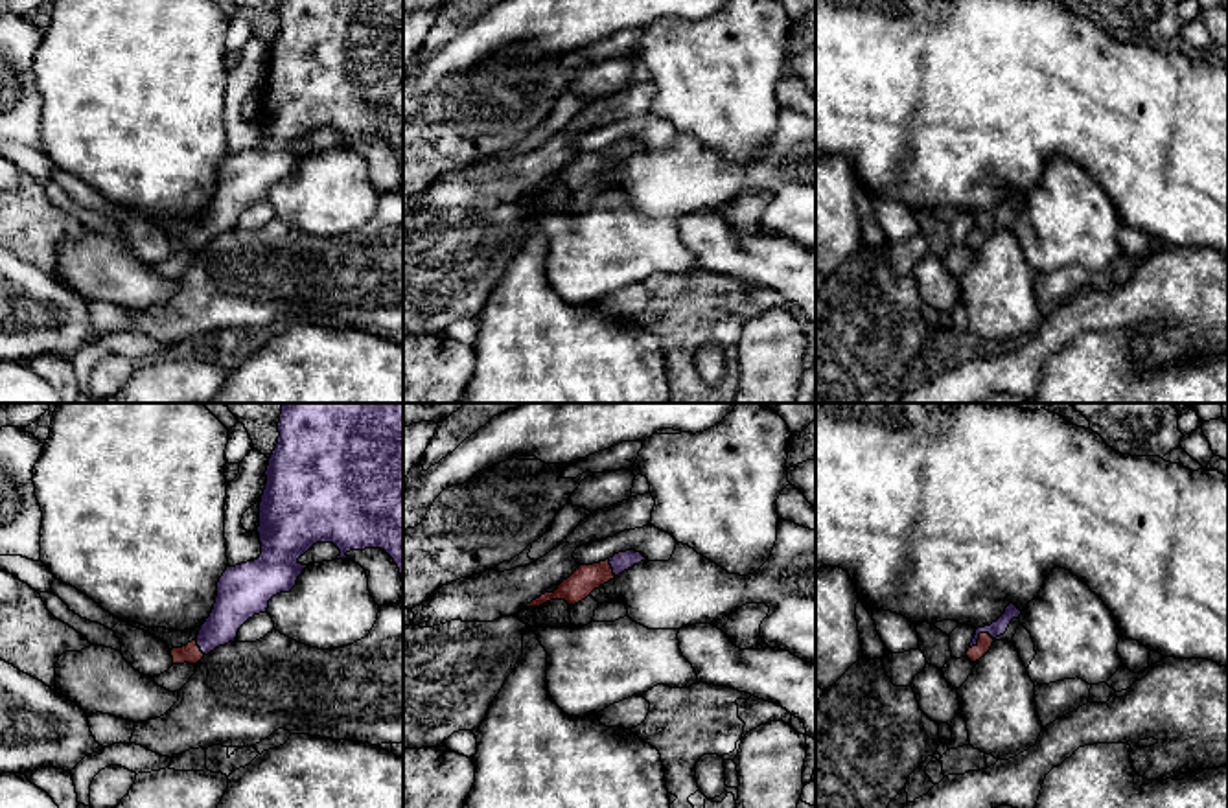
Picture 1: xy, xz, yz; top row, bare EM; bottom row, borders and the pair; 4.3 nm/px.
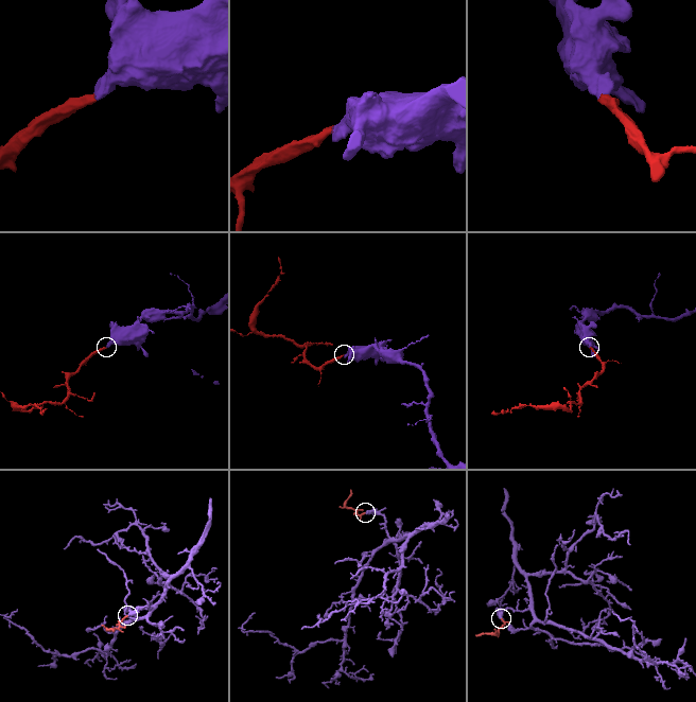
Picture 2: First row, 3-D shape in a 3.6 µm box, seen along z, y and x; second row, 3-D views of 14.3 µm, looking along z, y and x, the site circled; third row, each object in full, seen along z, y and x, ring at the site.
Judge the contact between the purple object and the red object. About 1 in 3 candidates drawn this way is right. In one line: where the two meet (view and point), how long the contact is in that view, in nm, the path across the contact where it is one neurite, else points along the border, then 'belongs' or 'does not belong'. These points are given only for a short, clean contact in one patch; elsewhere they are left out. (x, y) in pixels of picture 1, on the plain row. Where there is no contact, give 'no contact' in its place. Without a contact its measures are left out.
meets purple in yz at (978, 223); contact 120 nm long; runs through yz (1000, 214), (978, 223), (985, 229); belongs

